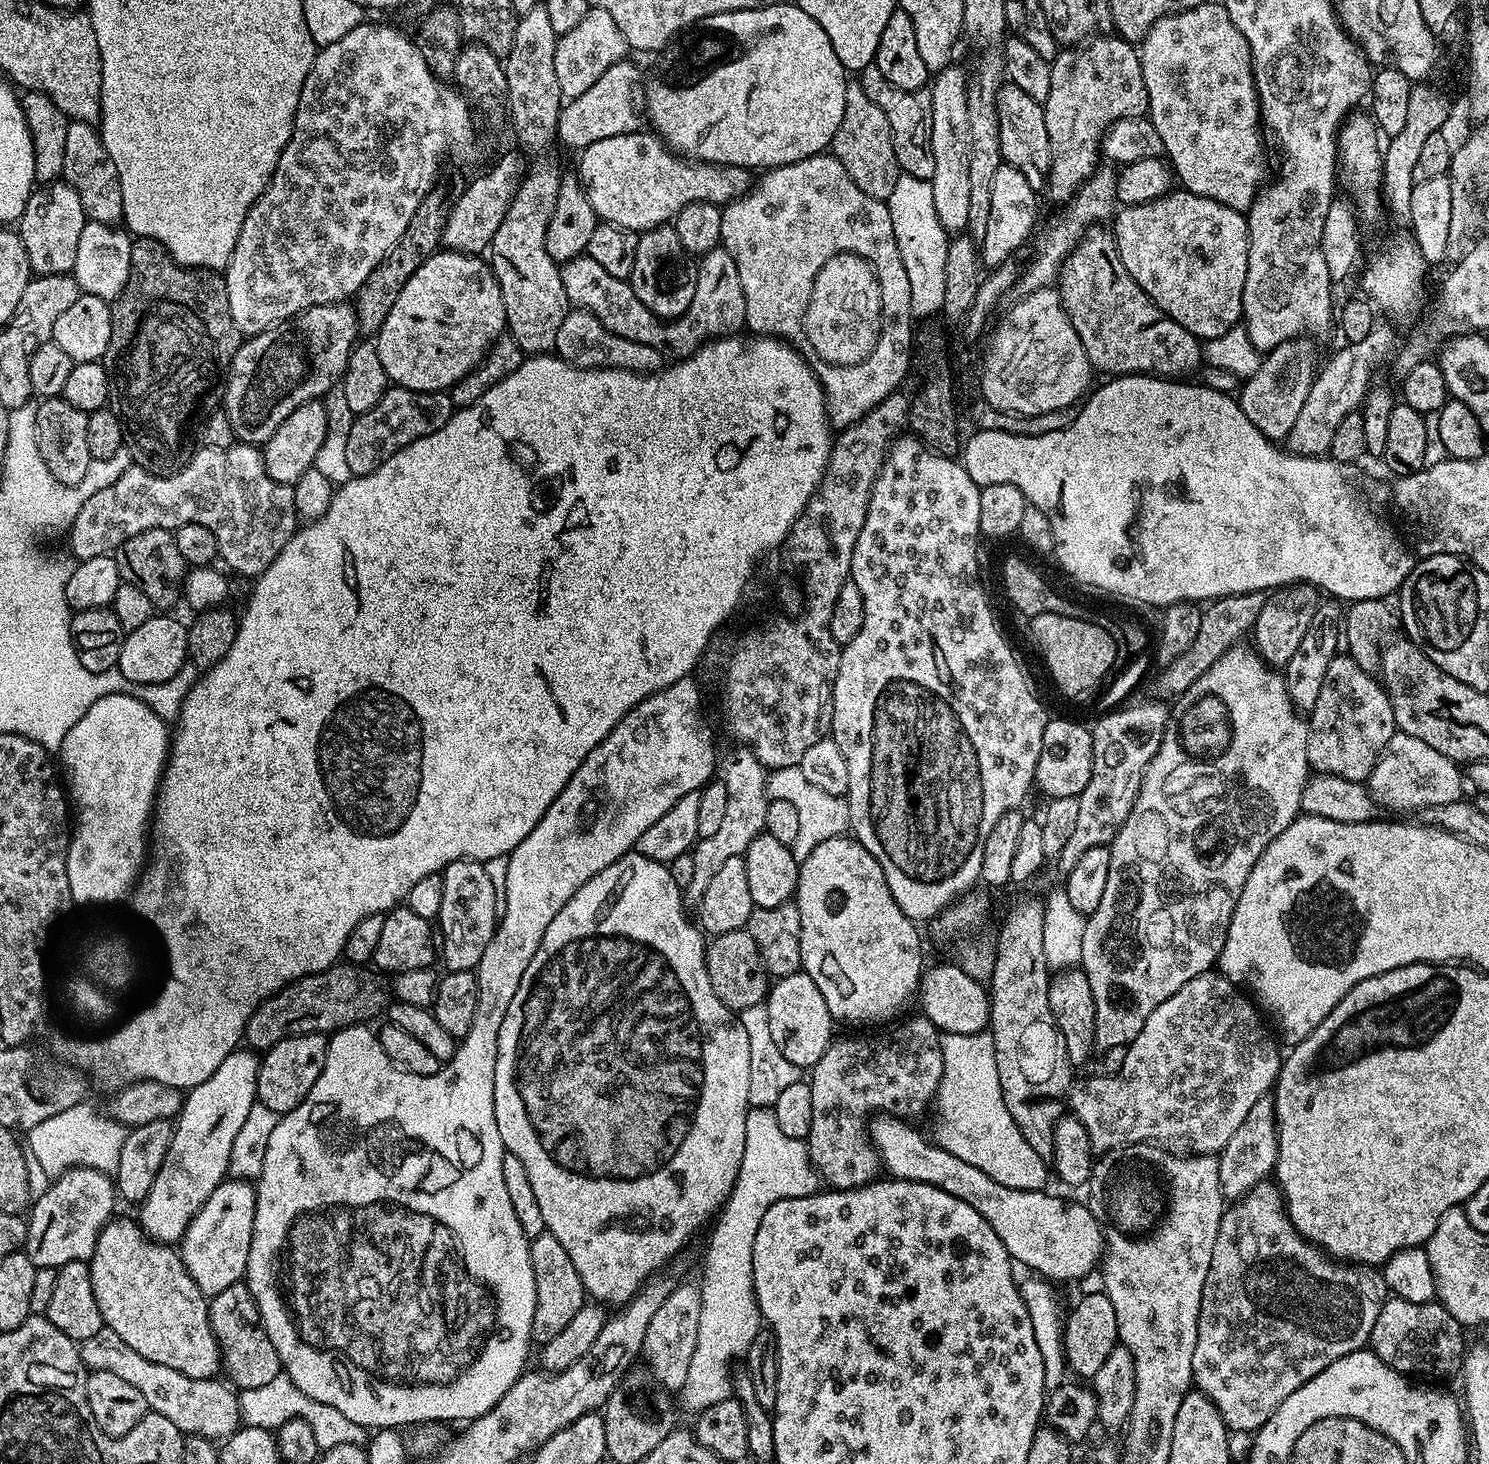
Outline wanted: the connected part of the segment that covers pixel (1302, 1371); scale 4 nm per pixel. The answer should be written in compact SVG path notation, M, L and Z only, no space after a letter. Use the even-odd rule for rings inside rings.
M1275 1183L1255 1184L1249 1192L1239 1200L1229 1203L1224 1210L1224 1217L1218 1230L1218 1242L1214 1242L1214 1255L1210 1258L1210 1274L1206 1274L1206 1286L1202 1286L1202 1306L1198 1314L1198 1342L1194 1342L1194 1366L1192 1367L1192 1383L1195 1391L1206 1394L1214 1406L1218 1406L1218 1414L1222 1414L1225 1426L1233 1433L1248 1432L1254 1434L1310 1378L1322 1374L1330 1362L1338 1362L1351 1352L1359 1352L1369 1343L1374 1322L1378 1322L1378 1310L1382 1310L1390 1291L1384 1281L1383 1274L1372 1266L1357 1266L1347 1262L1337 1262L1323 1248L1311 1244L1301 1236L1300 1231L1292 1224L1283 1192Z

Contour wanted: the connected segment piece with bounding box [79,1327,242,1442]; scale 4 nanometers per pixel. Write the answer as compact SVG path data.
M105 1327L98 1330L94 1338L86 1338L79 1345L79 1350L89 1369L110 1370L110 1374L120 1375L142 1394L142 1398L146 1398L151 1411L162 1414L162 1418L170 1418L170 1422L174 1422L182 1433L220 1442L241 1427L240 1397L223 1379L186 1378L186 1374L178 1374L178 1370L170 1370L170 1366L158 1366L142 1358L142 1354L130 1350L130 1346L126 1346L114 1330Z

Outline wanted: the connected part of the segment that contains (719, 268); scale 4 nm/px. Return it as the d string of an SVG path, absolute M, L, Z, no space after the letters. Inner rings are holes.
M722 246L699 257L694 302L690 302L690 306L677 320L667 322L638 302L628 280L619 280L606 274L606 270L602 270L602 266L598 266L598 262L594 262L594 258L587 254L576 256L563 265L560 277L569 301L577 309L592 312L594 318L606 326L606 330L622 338L630 338L630 342L654 346L654 350L662 354L668 355L669 352L672 358L690 356L700 349L701 344L739 333L745 327L746 298L742 294L742 278L738 278L738 266L734 266L734 258L730 258Z

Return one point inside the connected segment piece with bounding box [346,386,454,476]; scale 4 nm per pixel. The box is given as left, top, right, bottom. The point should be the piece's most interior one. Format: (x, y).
(402, 416)

